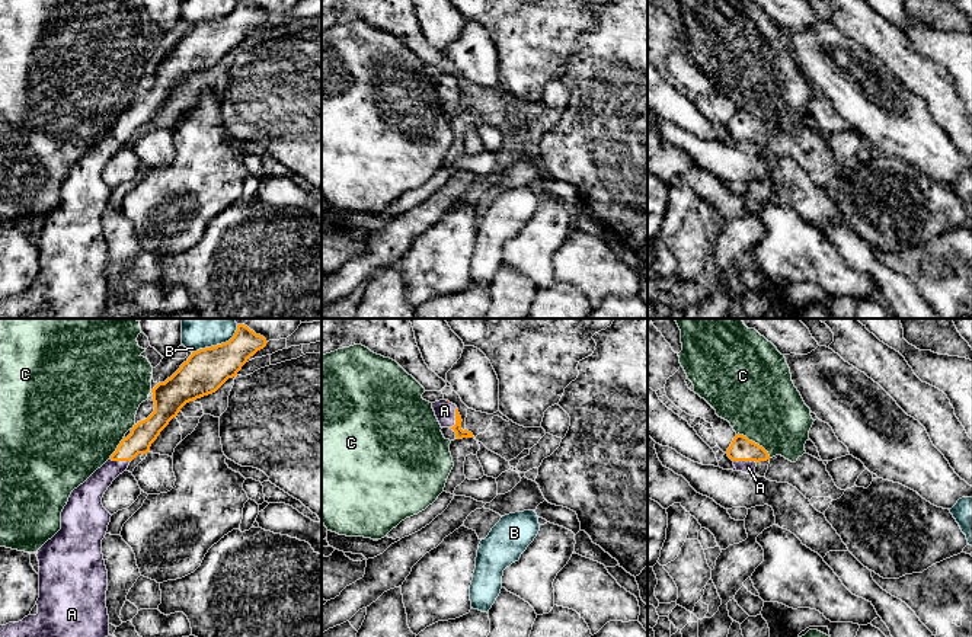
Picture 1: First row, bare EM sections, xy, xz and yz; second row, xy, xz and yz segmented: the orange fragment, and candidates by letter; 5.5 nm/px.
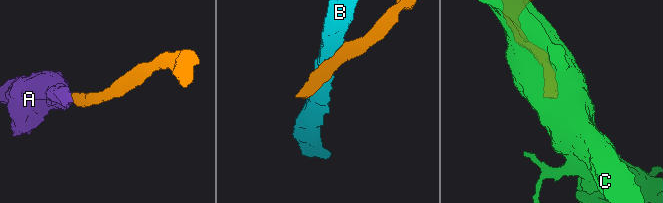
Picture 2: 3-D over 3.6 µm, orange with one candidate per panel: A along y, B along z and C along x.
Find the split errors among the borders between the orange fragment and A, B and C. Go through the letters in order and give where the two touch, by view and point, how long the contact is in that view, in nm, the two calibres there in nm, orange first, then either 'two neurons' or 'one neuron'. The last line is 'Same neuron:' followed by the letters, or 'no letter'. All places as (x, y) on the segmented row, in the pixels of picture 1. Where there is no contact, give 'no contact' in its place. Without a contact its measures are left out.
A: contact yz (745, 460); length 130 nm; calibres 130 and 70 nm; one neuron
B: contact xy (217, 345); length 300 nm; calibres 240 and 280 nm; two neurons
C: contact yz (754, 442); length 240 nm; calibres 130 and 420 nm; two neurons
Same neuron: A

